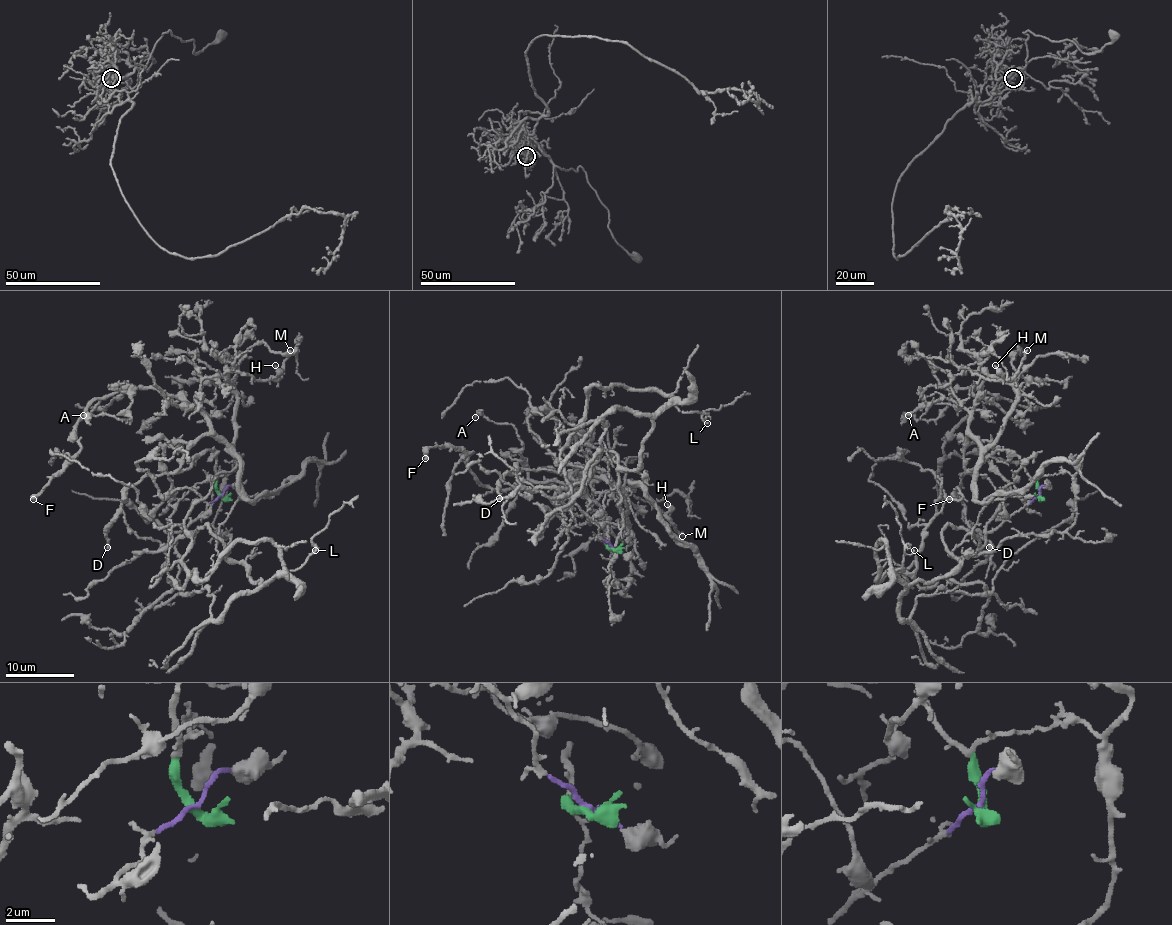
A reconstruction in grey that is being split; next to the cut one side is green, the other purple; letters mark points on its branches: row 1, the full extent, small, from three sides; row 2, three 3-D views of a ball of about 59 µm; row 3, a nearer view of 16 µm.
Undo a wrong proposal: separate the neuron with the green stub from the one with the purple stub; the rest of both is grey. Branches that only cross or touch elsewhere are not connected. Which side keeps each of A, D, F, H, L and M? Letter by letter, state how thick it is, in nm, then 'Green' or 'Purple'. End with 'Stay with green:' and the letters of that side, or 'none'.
A: Thickness 280 nm. Green
D: Thickness 200 nm. Green
F: Thickness 440 nm. Green
H: Thickness 200 nm. Green
L: Thickness 150 nm. Purple
M: Thickness 280 nm. Green
Stay with green: A, D, F, H, M

